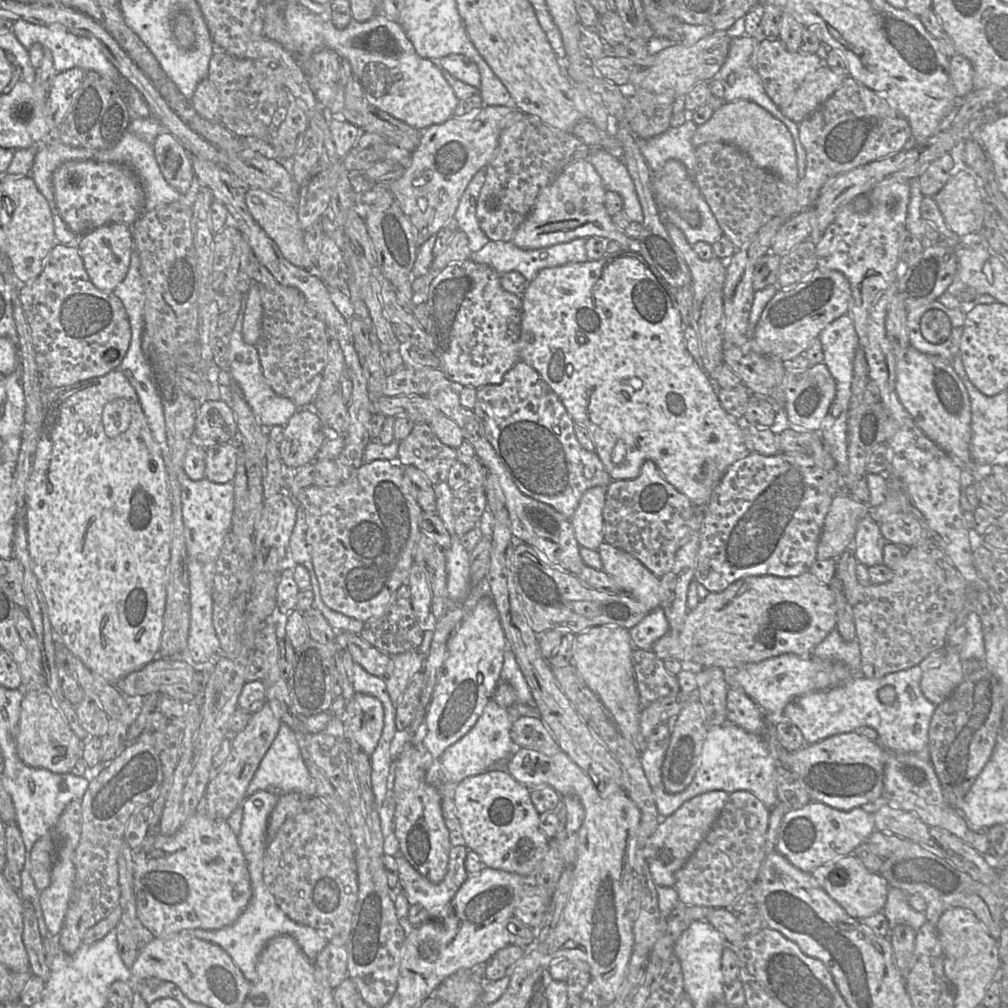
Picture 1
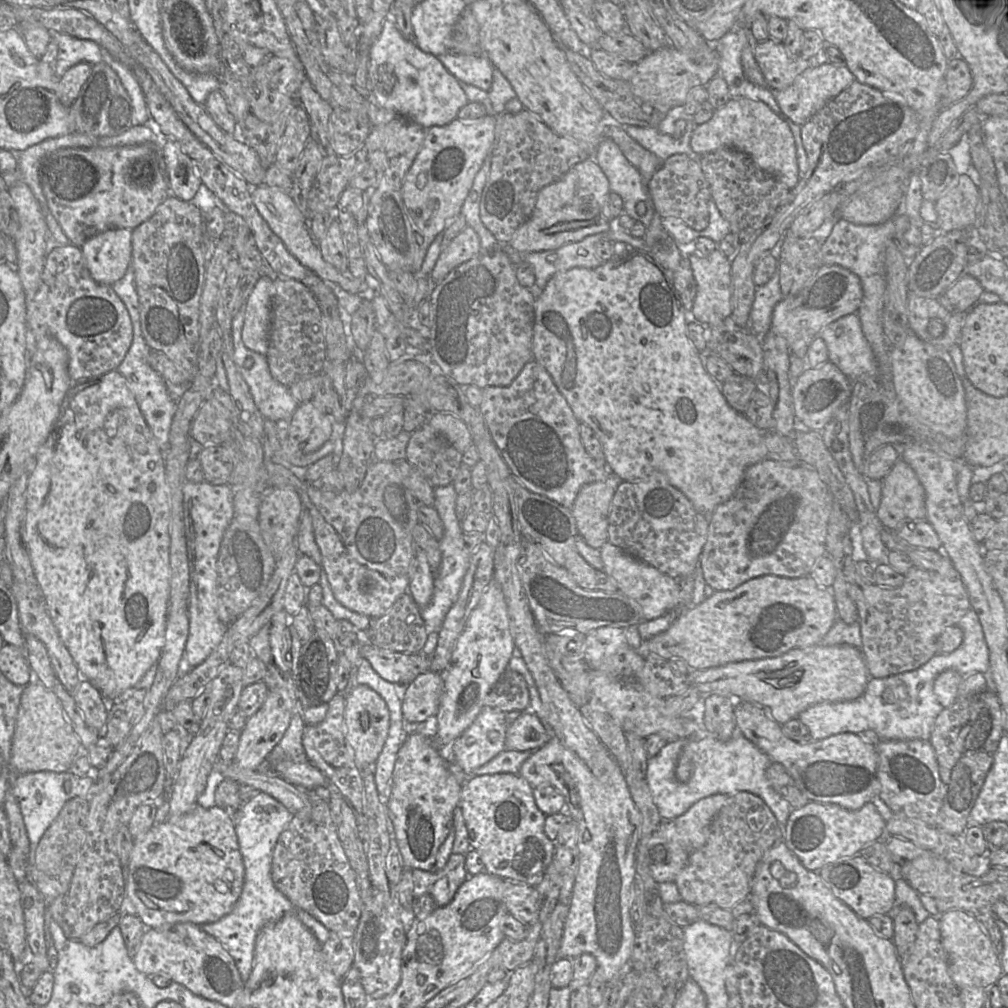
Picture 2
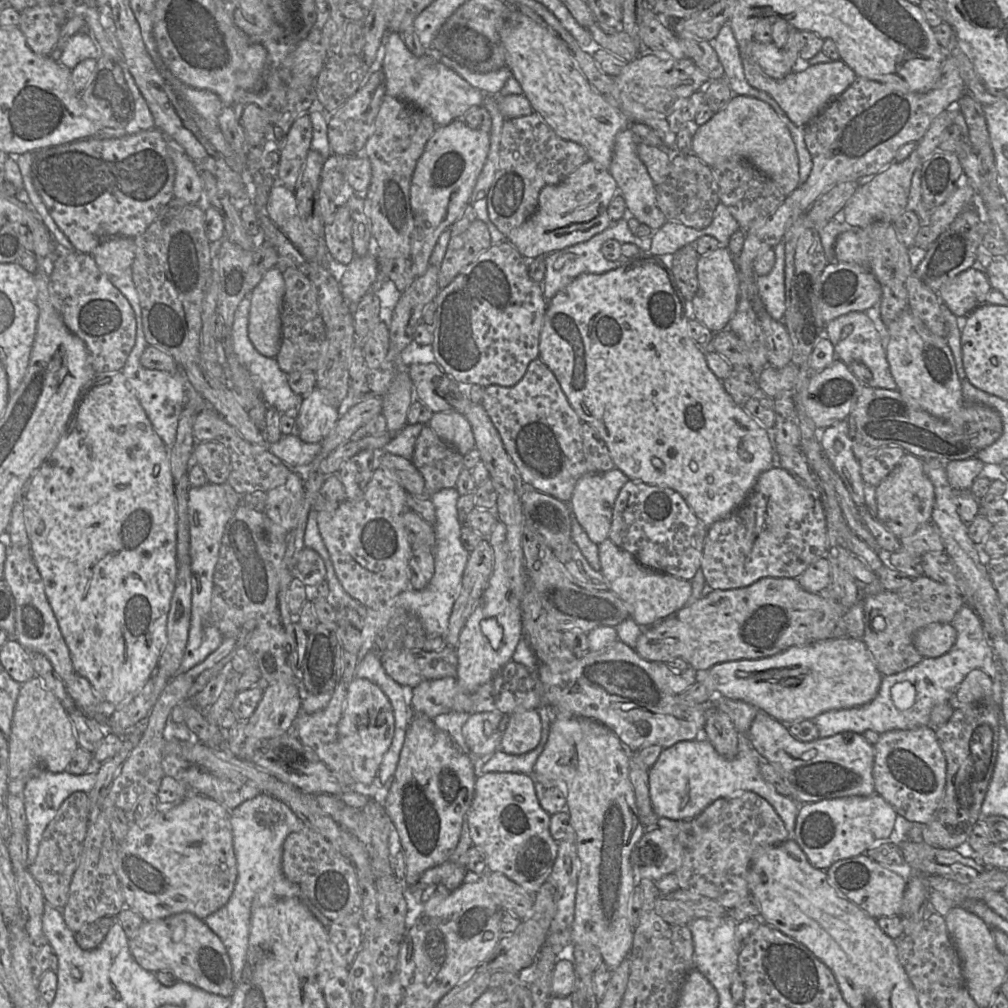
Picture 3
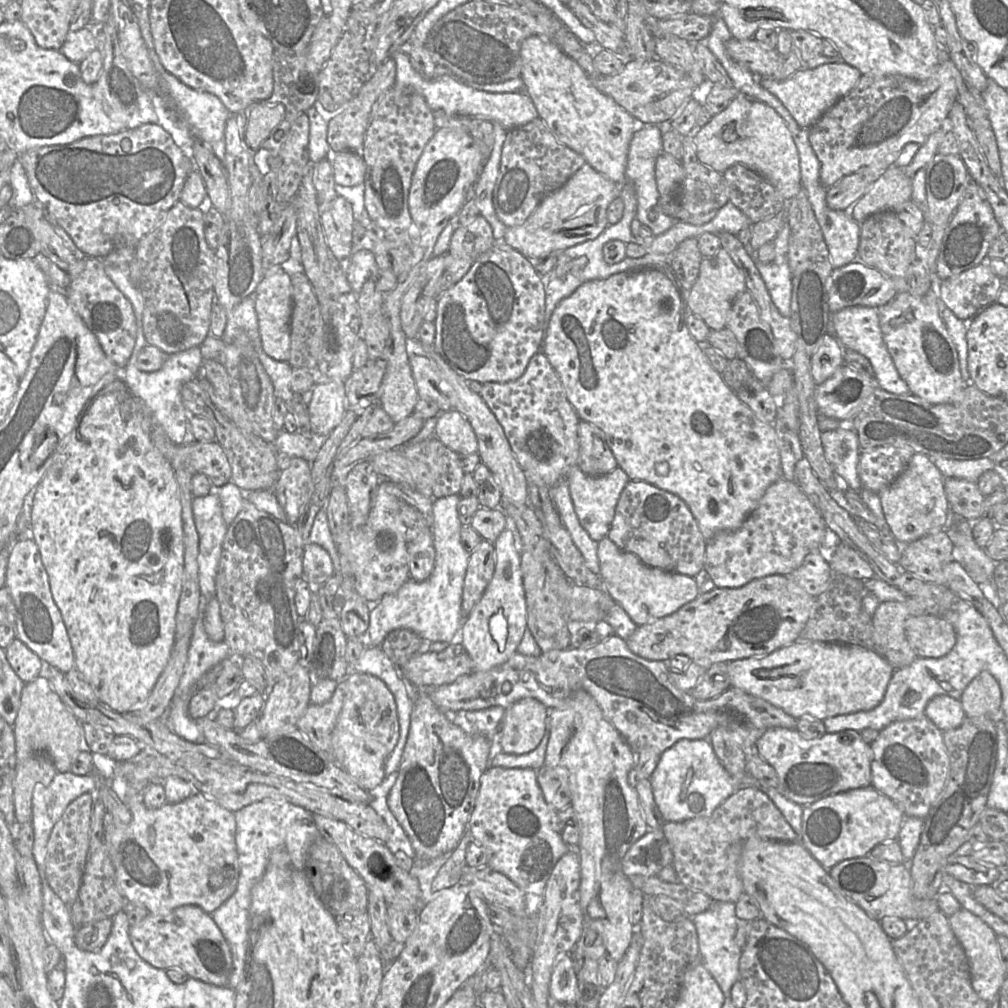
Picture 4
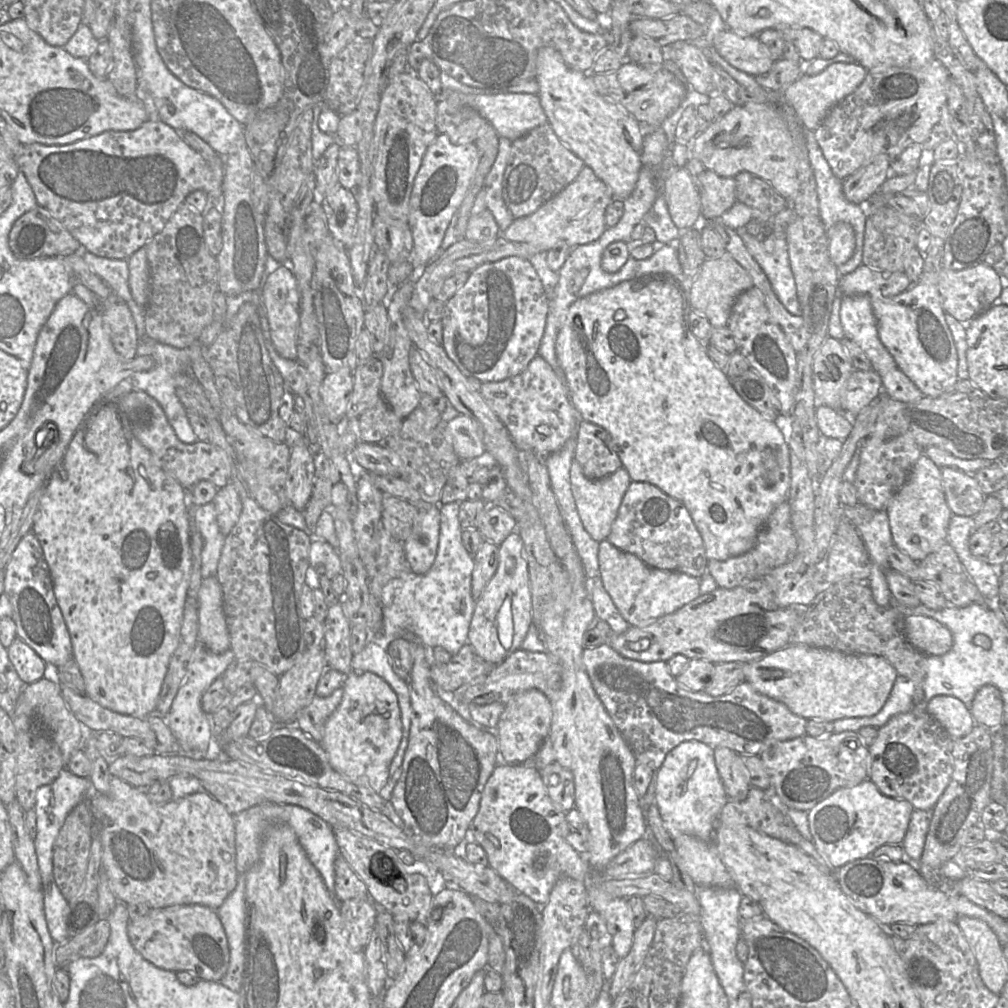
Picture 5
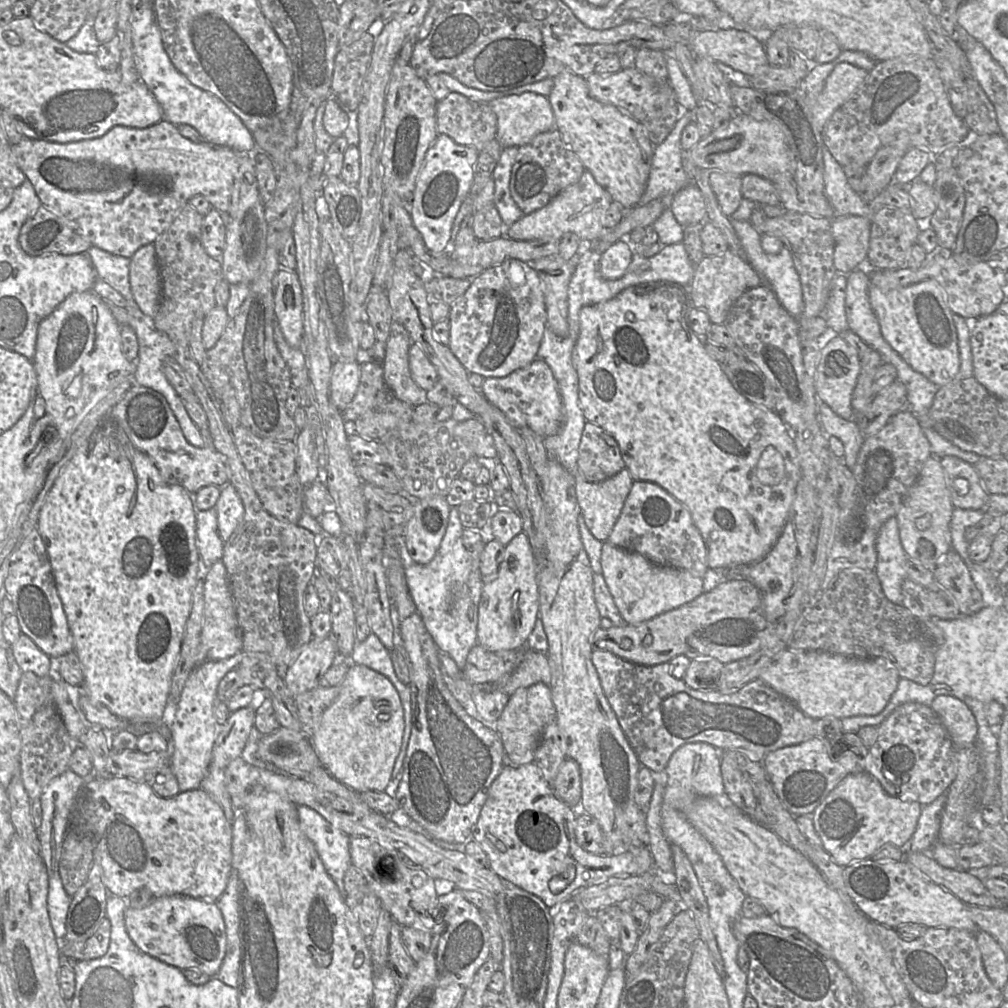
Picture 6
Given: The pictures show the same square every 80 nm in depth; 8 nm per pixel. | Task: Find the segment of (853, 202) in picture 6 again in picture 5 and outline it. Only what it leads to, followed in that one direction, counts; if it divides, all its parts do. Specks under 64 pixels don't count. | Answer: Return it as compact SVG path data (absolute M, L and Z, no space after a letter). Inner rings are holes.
M805 129L805 136L807 142L807 149L810 164L813 170L813 174L816 180L816 190L819 202L819 217L823 222L826 229L830 228L838 222L847 222L849 223L855 233L855 250L853 256L845 263L837 267L838 280L843 275L853 272L860 265L862 265L862 254L863 254L863 245L864 245L864 233L867 216L863 210L864 205L854 204L849 202L844 194L842 189L843 180L838 179L832 172L827 160L825 159L822 150L817 143L814 132L810 129Z

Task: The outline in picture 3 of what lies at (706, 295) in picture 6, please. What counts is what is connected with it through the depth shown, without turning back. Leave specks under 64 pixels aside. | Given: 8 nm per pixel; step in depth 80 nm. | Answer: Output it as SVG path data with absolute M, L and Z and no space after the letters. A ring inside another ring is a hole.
M718 247L710 254L700 256L697 263L698 288L690 302L691 317L713 333L729 327L739 300L739 277L734 256L725 247Z

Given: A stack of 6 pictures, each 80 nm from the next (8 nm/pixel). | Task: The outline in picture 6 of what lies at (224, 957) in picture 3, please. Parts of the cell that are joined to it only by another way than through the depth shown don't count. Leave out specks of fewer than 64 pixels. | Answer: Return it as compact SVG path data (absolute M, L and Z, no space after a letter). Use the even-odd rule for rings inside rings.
M183 895L155 897L143 908L128 905L124 918L131 940L144 953L180 970L196 969L211 978L220 970L227 936L216 902Z

